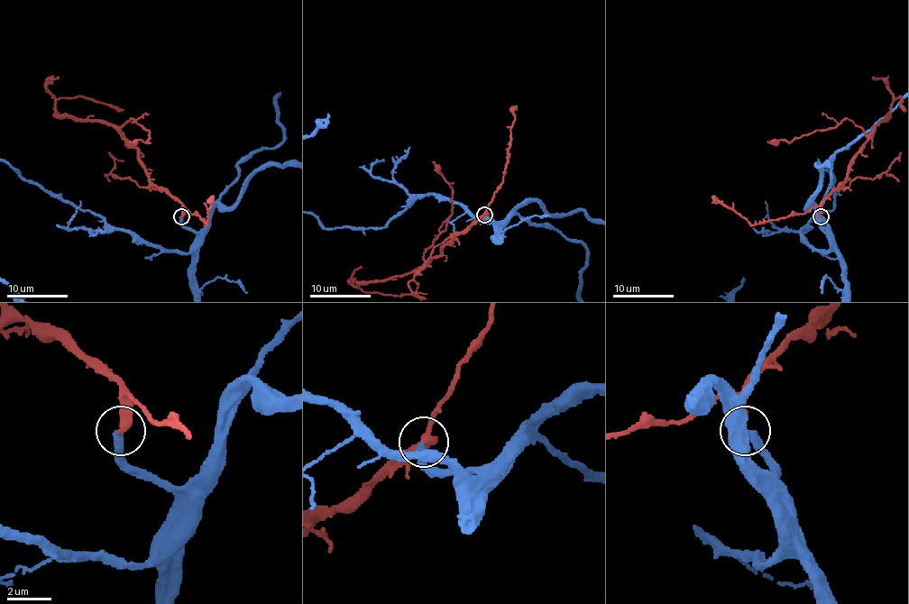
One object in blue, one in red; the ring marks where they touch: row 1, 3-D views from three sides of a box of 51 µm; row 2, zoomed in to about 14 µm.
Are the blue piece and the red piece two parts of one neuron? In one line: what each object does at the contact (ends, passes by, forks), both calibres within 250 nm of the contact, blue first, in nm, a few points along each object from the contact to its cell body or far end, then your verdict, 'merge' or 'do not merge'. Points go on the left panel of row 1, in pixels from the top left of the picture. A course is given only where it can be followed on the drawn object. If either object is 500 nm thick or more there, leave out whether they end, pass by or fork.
blue ends; red ends; calibres 360 and 320 nm; course red (181, 215), (181, 204), (149, 179), (138, 151), (114, 127), (63, 116), (56, 103), (87, 96), (123, 110); merge

